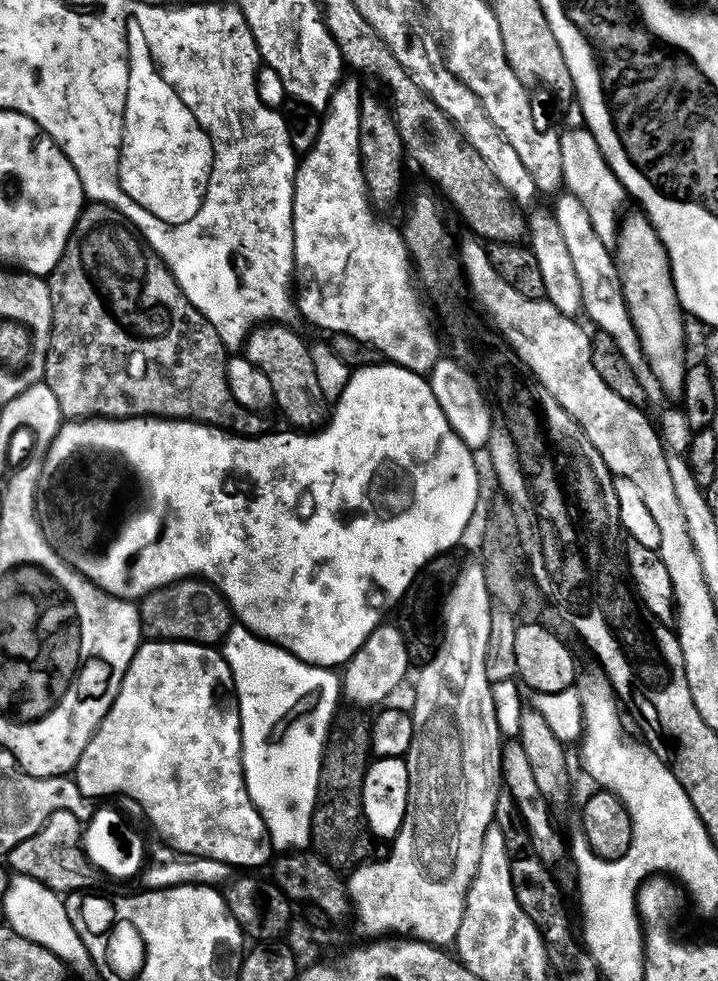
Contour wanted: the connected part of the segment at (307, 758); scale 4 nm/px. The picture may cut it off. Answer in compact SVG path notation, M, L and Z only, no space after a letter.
M243 626L232 627L228 637L222 641L222 651L232 671L240 703L244 777L250 798L266 822L277 853L307 849L312 844L312 819L316 803L320 801L324 749L337 723L336 707L342 704L341 677L333 669L302 662L293 652L279 648L271 640L257 636Z

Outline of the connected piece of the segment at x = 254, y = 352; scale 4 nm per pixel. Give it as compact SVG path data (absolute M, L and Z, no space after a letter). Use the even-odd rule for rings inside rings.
M264 322L253 328L246 341L246 357L270 378L275 407L284 411L293 429L316 430L329 419L330 401L322 394L309 341L304 341L292 326Z

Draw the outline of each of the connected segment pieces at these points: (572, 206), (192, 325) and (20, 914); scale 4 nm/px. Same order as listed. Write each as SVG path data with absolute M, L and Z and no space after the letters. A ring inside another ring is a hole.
M571 194L561 195L560 198L556 208L554 207L554 215L558 226L562 226L562 235L566 237L570 258L574 258L574 270L578 270L578 282L582 282L584 312L597 324L595 327L599 331L610 334L610 338L618 342L618 350L622 350L626 362L630 362L630 366L638 374L649 401L655 402L656 399L661 399L662 391L644 356L639 335L636 333L628 302L624 297L617 261L612 252L608 253L609 245L604 244L600 235L594 230L594 222L590 222L590 214L583 201Z
M89 203L80 215L79 222L76 223L76 229L72 232L70 242L66 246L62 262L58 262L58 266L50 277L52 301L56 313L52 319L52 348L48 351L46 383L50 386L50 390L54 390L62 414L72 422L97 418L102 420L139 420L141 418L190 420L193 424L206 424L210 428L219 428L220 431L230 432L234 436L265 435L269 428L264 414L240 405L231 392L227 382L226 349L222 338L218 338L218 330L214 330L214 326L210 326L210 322L195 308L190 298L182 294L174 274L164 265L164 259L153 252L131 227L121 223L120 219L120 211L117 208L112 208L109 204Z
M16 874L11 877L8 892L2 897L2 904L4 904L4 916L8 919L5 920L7 927L22 934L22 938L30 938L30 942L50 950L58 959L63 960L65 965L89 963L86 942L82 942L76 924L70 922L68 906L62 899L61 893L52 892L33 876Z

